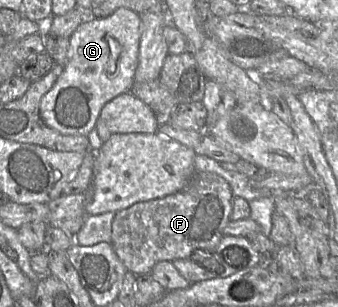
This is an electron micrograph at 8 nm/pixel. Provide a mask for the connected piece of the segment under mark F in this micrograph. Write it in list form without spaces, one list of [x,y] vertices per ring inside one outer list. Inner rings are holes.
[[[195,171],[181,191],[116,212],[110,244],[128,271],[136,277],[150,274],[160,261],[189,259],[195,250],[215,249],[231,221],[233,199],[230,185],[221,176]]]

